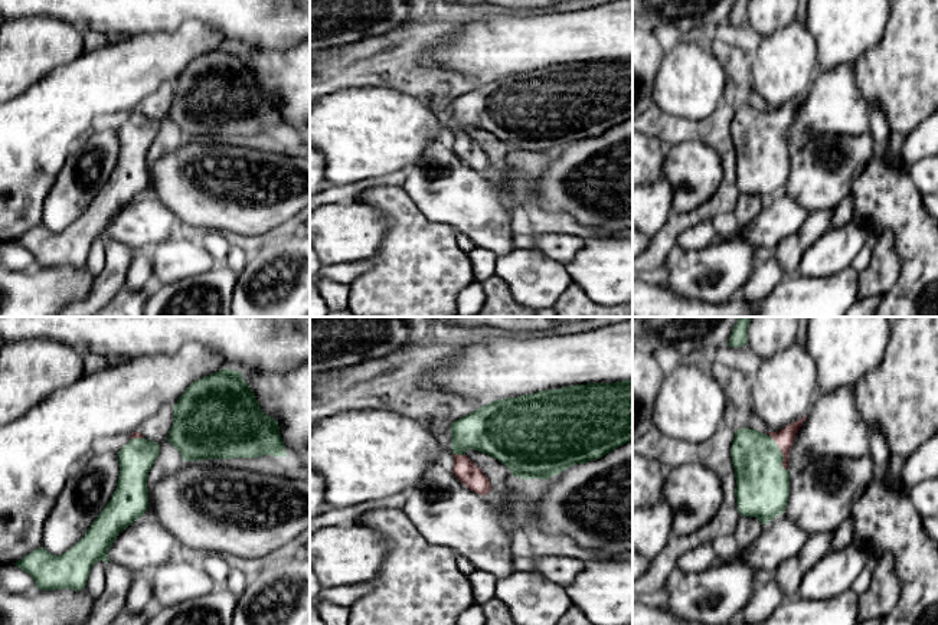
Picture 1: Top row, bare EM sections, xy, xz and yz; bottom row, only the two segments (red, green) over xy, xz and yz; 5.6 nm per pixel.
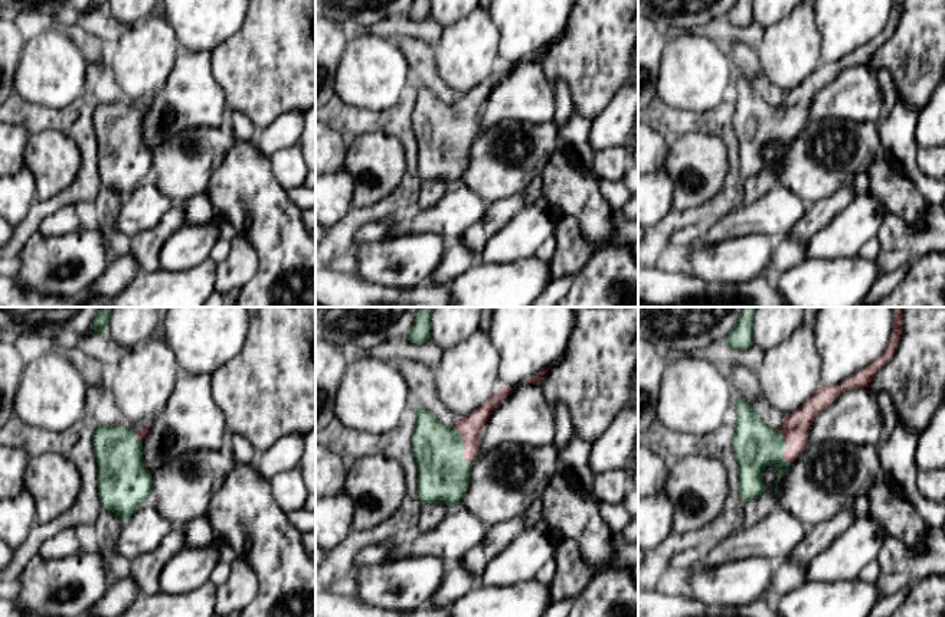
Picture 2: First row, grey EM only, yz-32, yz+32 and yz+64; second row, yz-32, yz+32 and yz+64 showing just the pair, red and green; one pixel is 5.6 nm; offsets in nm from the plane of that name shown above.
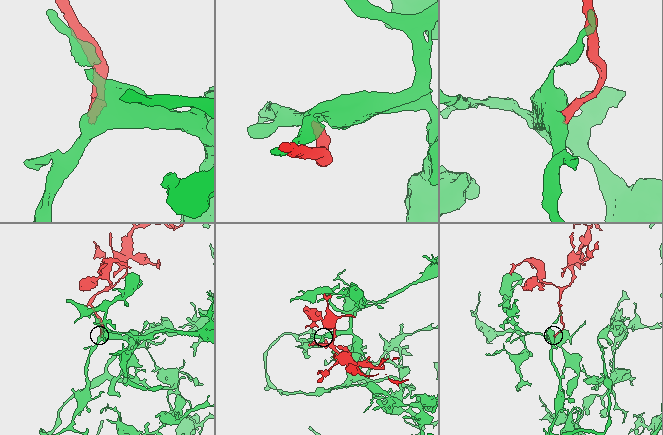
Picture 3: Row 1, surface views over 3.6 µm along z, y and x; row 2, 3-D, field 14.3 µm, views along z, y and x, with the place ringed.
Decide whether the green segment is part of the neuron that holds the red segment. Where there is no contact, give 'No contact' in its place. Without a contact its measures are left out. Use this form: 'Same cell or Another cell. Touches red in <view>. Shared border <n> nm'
Same cell. Touches red in yz. Shared border 240 nm

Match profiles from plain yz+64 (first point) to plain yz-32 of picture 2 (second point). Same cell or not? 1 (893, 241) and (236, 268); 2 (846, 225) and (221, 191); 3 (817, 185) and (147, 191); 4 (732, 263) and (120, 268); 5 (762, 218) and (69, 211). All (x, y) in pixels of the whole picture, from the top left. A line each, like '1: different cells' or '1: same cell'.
1: same cell
2: different cells
3: different cells
4: different cells
5: different cells

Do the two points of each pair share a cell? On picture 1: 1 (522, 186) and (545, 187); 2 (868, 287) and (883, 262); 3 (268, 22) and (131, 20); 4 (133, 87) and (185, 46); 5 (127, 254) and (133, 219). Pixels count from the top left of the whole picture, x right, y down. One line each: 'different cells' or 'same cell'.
1: different cells
2: same cell
3: same cell
4: same cell
5: different cells

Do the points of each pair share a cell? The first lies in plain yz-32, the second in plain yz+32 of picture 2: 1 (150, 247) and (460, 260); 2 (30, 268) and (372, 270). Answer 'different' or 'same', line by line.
1: different
2: same

